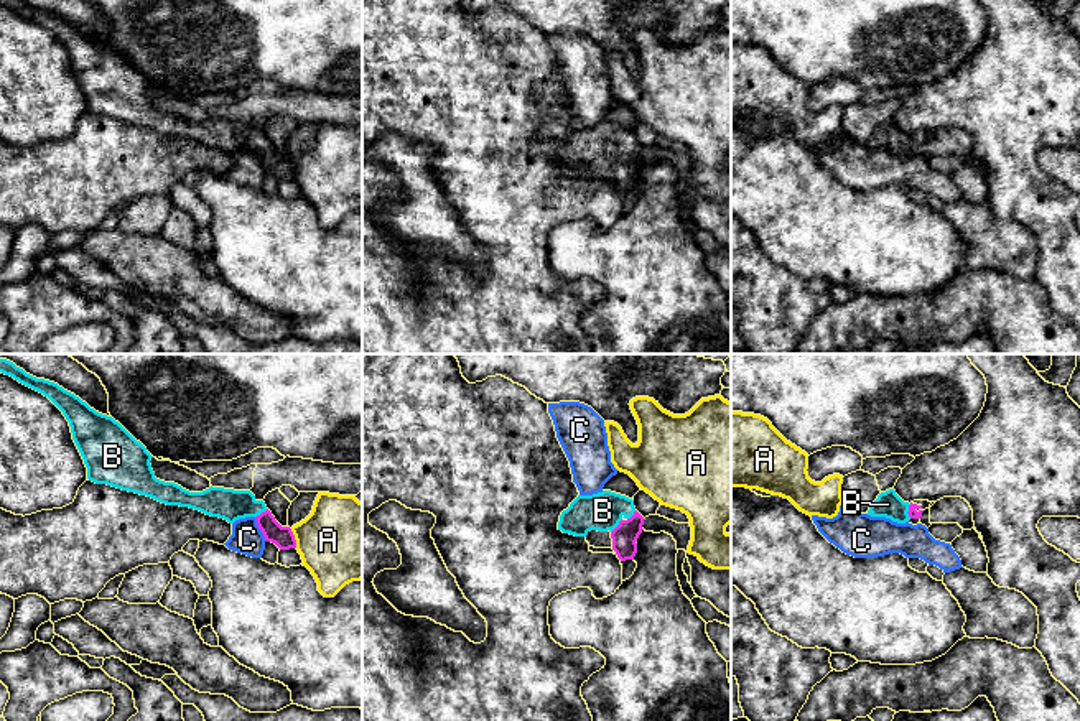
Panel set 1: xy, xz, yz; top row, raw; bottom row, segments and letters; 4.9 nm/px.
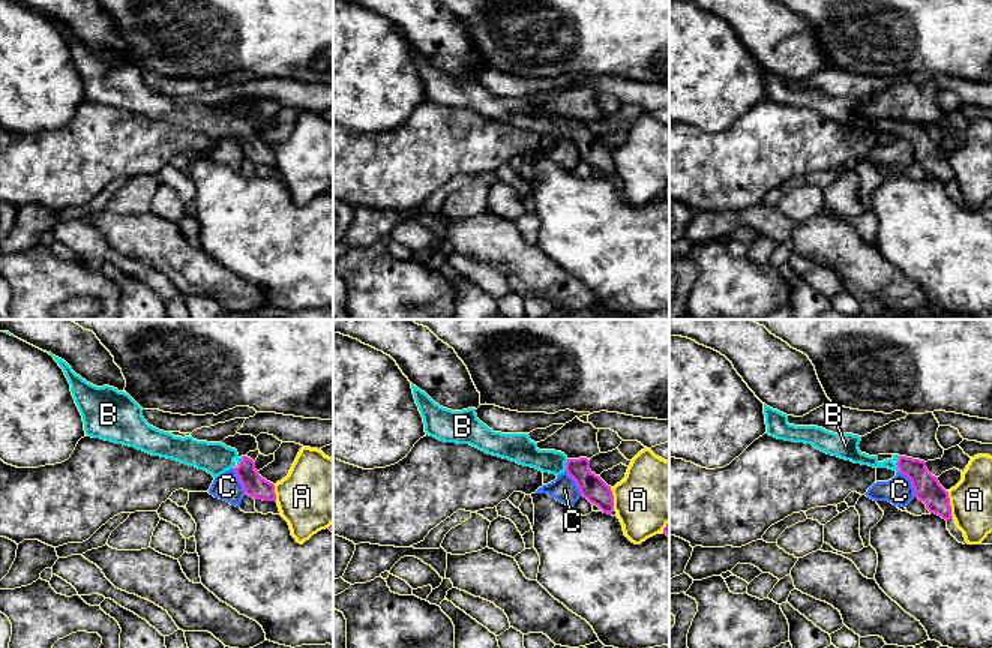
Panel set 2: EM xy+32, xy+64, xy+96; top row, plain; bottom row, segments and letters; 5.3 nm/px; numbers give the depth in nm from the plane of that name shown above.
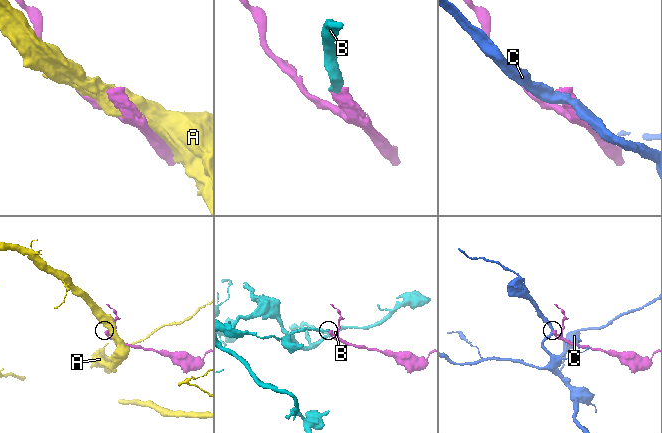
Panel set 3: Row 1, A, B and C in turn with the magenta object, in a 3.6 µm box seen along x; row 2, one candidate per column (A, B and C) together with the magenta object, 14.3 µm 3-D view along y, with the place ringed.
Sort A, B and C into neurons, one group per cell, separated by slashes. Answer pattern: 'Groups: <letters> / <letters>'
Groups: A / B / C

